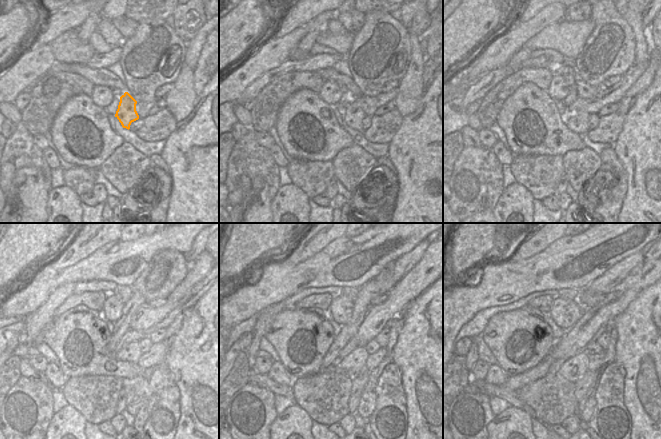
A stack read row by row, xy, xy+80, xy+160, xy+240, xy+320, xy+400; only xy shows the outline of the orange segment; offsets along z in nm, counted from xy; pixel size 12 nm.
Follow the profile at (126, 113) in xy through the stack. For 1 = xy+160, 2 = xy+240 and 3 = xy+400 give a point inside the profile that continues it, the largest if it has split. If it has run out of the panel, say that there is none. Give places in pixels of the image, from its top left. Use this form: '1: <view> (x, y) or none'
1: xy+160 (577, 122)
2: xy+240 (131, 353)
3: xy+400 (574, 368)

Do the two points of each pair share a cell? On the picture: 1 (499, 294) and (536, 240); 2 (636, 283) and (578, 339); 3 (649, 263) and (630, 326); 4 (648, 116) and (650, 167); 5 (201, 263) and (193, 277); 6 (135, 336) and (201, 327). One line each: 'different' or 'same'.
1: different
2: same
3: different
4: same
5: same
6: different

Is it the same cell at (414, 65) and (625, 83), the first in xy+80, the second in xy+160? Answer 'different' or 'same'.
different

